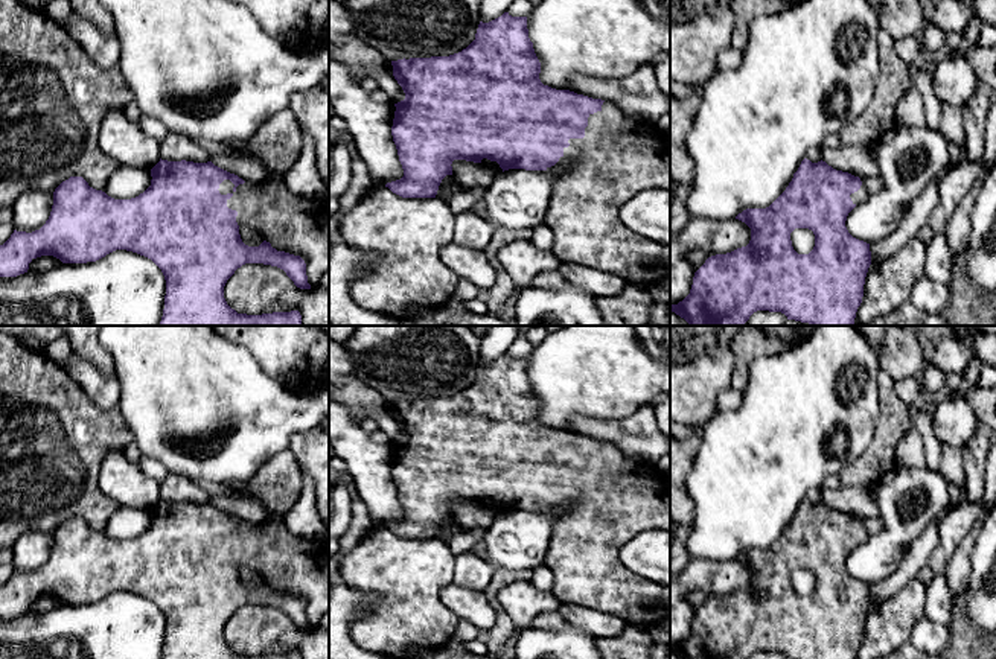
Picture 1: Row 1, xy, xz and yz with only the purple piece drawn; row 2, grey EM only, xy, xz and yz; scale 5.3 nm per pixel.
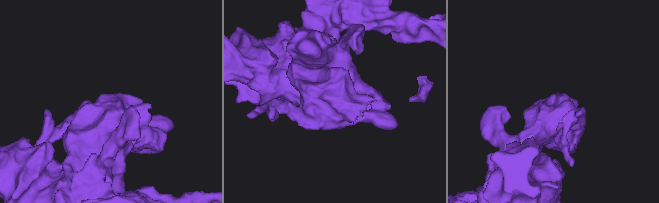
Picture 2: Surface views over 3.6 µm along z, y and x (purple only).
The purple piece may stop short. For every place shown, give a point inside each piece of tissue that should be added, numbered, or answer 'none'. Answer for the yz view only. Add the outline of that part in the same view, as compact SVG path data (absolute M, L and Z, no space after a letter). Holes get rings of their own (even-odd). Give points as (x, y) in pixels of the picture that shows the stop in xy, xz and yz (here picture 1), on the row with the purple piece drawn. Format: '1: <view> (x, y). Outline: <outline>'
1: yz (862, 194). Outline: M862 184L860 189L854 193L850 195L853 204L859 205L862 204L864 201L868 199L871 193L865 189L865 186Z

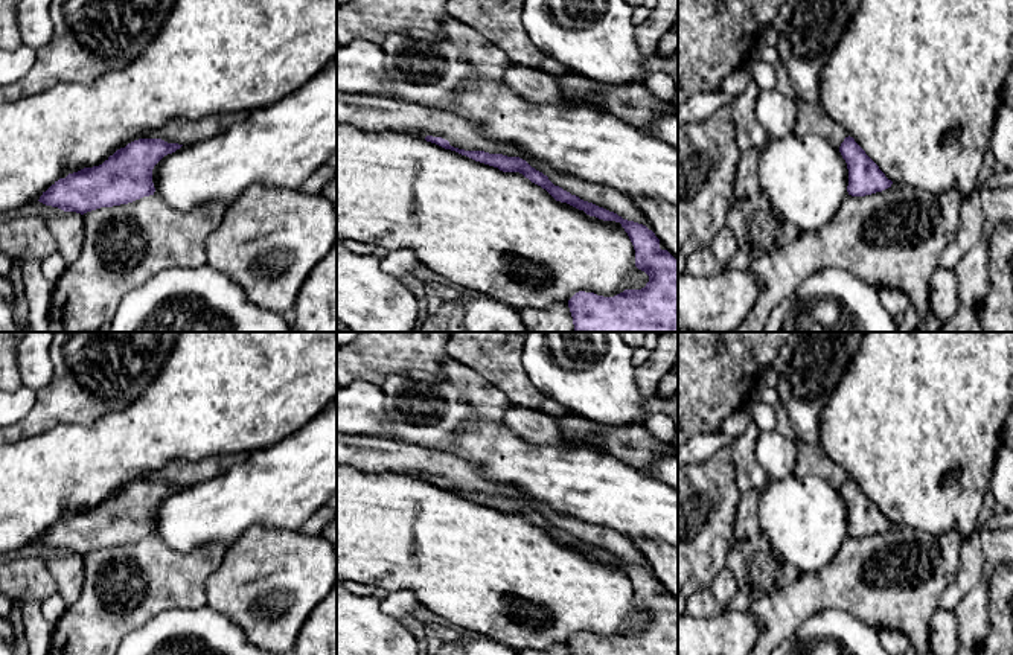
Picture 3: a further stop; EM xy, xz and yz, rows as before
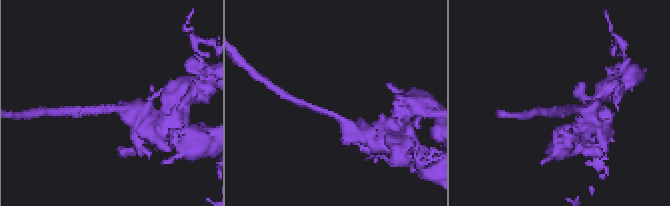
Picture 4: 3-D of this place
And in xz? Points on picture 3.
none

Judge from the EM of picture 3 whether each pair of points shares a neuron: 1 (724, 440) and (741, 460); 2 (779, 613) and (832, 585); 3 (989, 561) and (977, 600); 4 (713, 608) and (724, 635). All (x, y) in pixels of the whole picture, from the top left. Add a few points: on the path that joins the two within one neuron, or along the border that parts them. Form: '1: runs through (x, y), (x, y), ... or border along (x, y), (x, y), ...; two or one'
1: border along (736, 439), (730, 447); two
2: runs through (792, 603), (818, 591); one
3: runs through (986, 570), (978, 591); one
4: border along (725, 610), (710, 617), (693, 617); two

